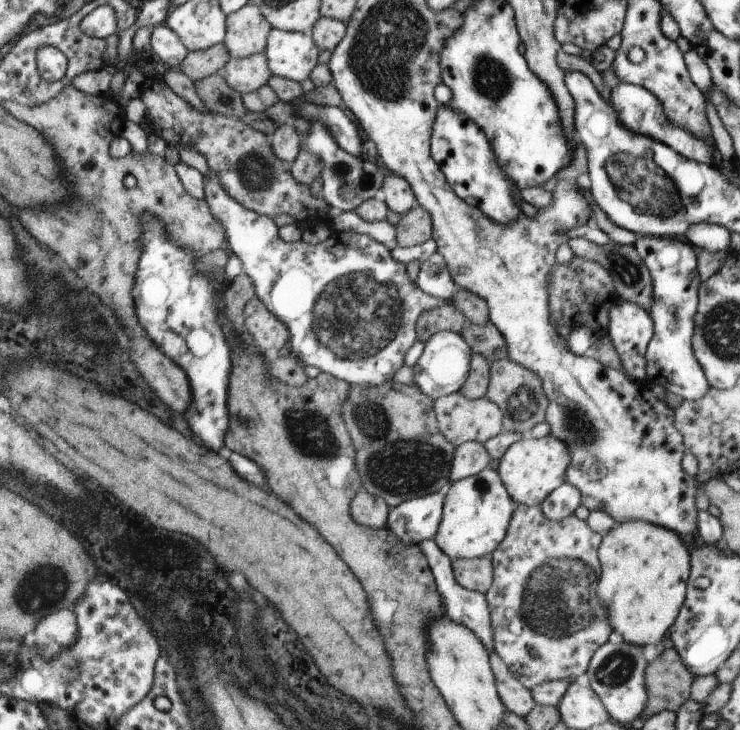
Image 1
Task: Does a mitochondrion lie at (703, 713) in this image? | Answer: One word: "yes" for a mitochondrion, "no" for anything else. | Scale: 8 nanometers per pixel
no

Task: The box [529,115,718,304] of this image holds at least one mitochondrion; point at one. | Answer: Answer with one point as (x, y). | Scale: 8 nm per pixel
(640, 182)

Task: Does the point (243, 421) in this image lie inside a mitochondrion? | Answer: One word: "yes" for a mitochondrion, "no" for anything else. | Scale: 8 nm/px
no

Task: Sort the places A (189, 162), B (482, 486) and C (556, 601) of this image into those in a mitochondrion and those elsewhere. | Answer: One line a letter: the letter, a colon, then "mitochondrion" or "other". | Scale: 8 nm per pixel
A: other
B: mitochondrion
C: mitochondrion

